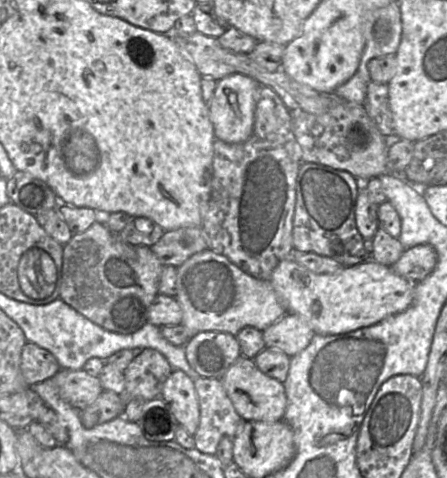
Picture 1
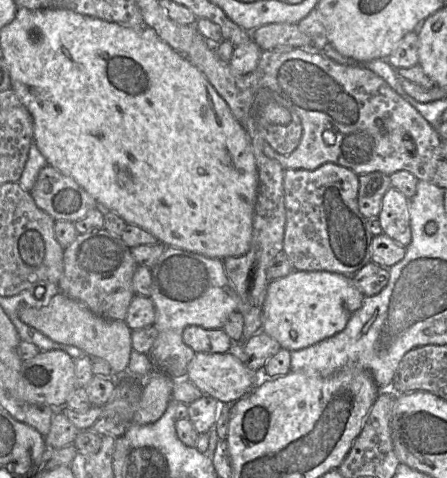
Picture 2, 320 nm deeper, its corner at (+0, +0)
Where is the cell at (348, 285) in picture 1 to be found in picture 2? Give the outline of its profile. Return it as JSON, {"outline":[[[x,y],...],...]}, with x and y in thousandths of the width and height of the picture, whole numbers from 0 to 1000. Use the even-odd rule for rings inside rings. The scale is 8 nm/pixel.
{"outline":[[[660,565],[602,590],[588,640],[586,692],[613,707],[631,728],[671,732],[763,695],[783,663],[810,640],[817,619],[799,605],[787,579],[734,567]]]}

